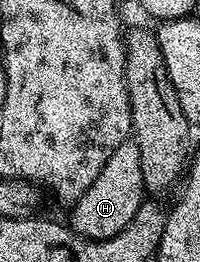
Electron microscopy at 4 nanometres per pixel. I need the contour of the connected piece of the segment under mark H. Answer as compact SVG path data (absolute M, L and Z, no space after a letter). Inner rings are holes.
M129 138L110 154L106 166L102 166L98 178L94 178L94 186L78 198L76 204L71 205L72 220L70 226L73 231L89 240L108 240L114 234L120 233L126 225L138 214L138 208L146 200L143 186L141 153L135 139Z

